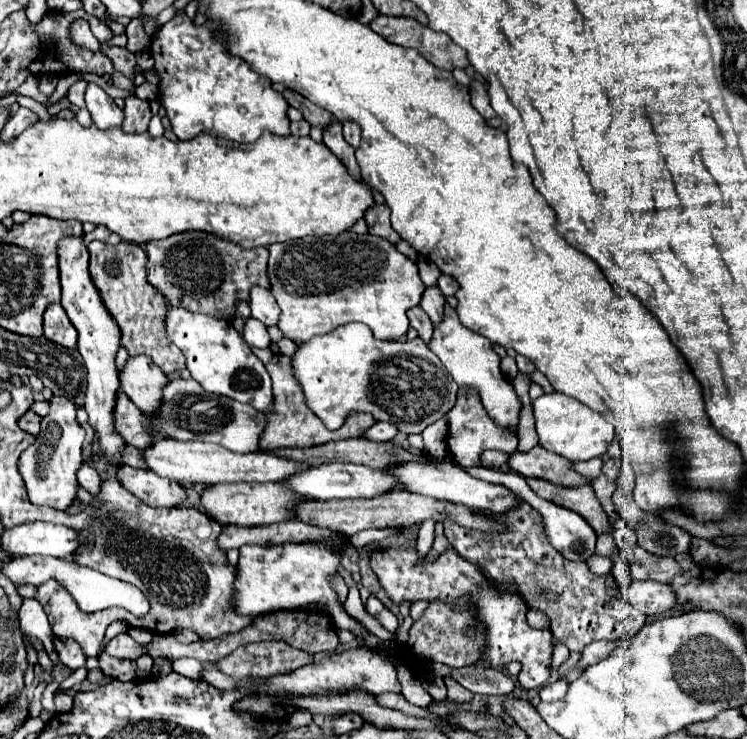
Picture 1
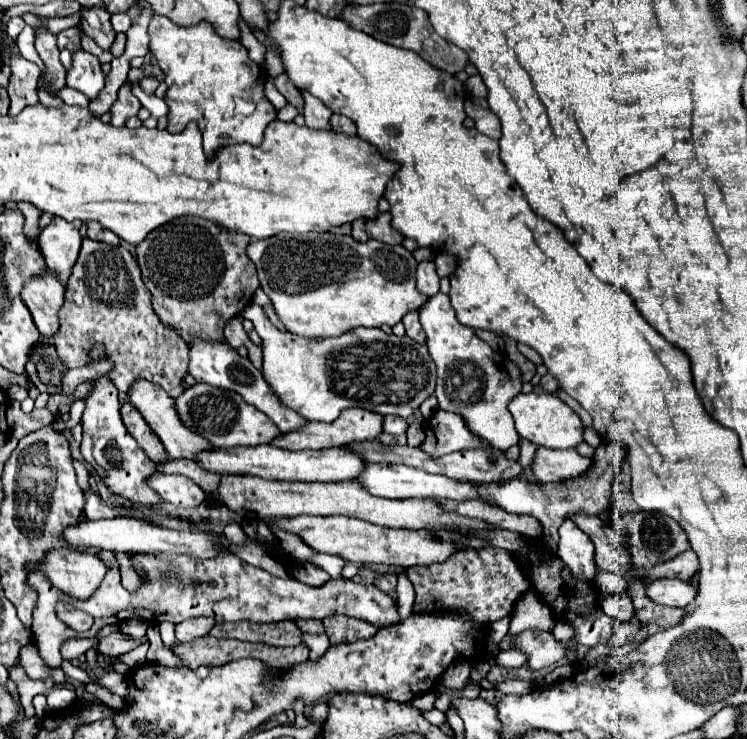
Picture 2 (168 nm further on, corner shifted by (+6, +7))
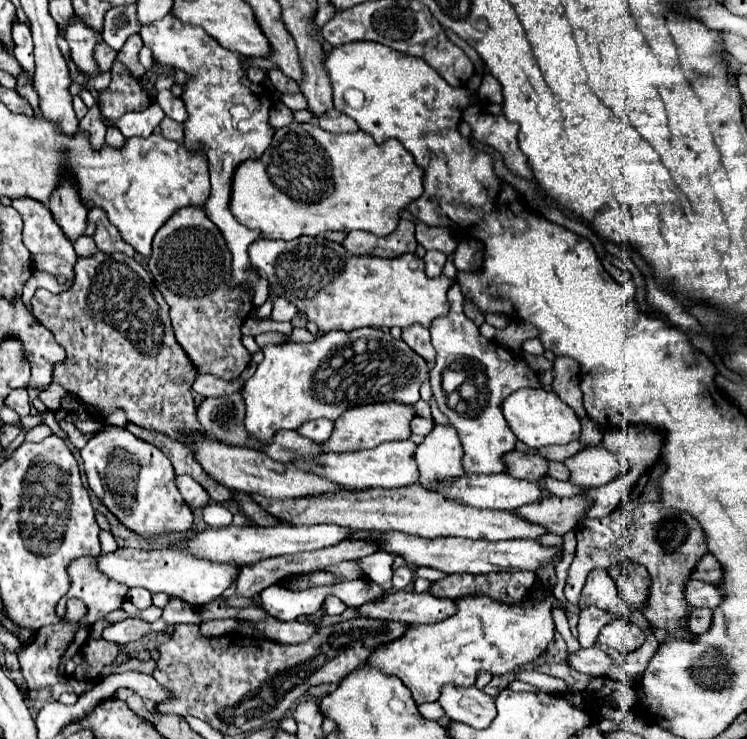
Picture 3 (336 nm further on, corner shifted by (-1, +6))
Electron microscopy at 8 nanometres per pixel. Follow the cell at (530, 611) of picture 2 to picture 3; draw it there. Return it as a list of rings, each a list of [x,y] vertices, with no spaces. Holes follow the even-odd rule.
[[[467,596],[455,600],[457,612],[435,624],[411,624],[407,632],[389,644],[377,646],[367,664],[379,668],[385,674],[397,676],[411,692],[417,704],[435,702],[441,688],[451,684],[457,688],[469,688],[475,684],[481,670],[491,674],[507,674],[535,662],[553,640],[555,622],[551,608],[557,600],[507,606],[487,596]]]

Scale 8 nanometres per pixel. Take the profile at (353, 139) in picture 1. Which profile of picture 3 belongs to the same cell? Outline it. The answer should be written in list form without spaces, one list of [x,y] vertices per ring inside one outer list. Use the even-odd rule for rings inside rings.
[[[331,110],[331,112],[325,112],[321,118],[319,118],[319,126],[327,132],[357,132],[359,126],[353,118],[345,116],[343,112],[337,112],[337,110]]]

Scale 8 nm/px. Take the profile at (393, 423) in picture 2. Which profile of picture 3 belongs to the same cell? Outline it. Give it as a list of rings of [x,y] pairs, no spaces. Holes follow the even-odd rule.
[[[415,416],[415,418],[411,420],[411,432],[413,432],[413,434],[423,434],[423,436],[427,436],[427,434],[431,432],[431,428],[433,428],[433,420],[425,420],[425,418],[419,418],[419,416]]]

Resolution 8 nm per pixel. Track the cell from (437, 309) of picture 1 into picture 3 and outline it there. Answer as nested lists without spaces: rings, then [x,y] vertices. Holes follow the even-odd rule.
[[[431,250],[425,254],[425,274],[429,278],[437,278],[441,272],[443,272],[443,266],[447,262],[447,256],[443,252],[437,252],[437,250]]]

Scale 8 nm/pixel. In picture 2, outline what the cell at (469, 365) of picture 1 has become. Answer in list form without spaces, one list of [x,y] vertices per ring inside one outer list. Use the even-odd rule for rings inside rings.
[[[438,293],[434,297],[428,299],[428,303],[420,309],[420,325],[426,331],[426,347],[430,351],[430,357],[436,363],[436,399],[438,399],[438,409],[444,411],[452,411],[452,413],[460,413],[460,417],[464,417],[466,427],[470,427],[470,431],[482,439],[484,443],[488,443],[494,449],[506,451],[508,447],[516,445],[520,441],[516,429],[514,429],[514,419],[508,411],[508,403],[520,393],[522,387],[521,373],[519,369],[504,354],[495,351],[484,343],[482,339],[478,339],[478,335],[474,333],[474,329],[464,327],[462,323],[458,323],[456,313],[452,311],[450,305],[450,297],[444,293]],[[468,361],[476,367],[482,369],[484,373],[484,391],[482,391],[482,399],[476,399],[474,403],[460,403],[456,399],[450,399],[444,387],[444,371],[450,371],[450,365]]]

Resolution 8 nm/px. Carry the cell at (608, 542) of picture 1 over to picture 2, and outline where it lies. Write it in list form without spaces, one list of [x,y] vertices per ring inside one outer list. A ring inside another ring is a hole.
[[[632,569],[626,573],[626,583],[628,583],[628,593],[632,595],[632,601],[638,620],[641,622],[640,633],[636,635],[636,641],[642,641],[658,631],[666,631],[668,627],[674,627],[680,623],[686,611],[665,605],[652,603],[648,597],[644,597],[644,587],[642,583],[636,583],[632,577]]]

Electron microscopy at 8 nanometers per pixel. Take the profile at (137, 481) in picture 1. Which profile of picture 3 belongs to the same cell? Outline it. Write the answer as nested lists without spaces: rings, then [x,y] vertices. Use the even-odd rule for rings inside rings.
[[[175,476],[175,486],[191,510],[203,508],[209,502],[209,494],[191,476]]]

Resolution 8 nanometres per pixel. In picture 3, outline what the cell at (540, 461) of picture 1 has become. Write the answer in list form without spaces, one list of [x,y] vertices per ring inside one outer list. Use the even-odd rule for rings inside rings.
[[[603,446],[583,448],[563,462],[571,474],[569,482],[575,486],[591,488],[613,480],[619,472],[625,472],[625,464]]]

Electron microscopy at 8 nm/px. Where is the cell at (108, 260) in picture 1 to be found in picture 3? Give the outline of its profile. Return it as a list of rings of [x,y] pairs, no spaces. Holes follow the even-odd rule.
[[[101,250],[91,256],[81,256],[75,264],[75,282],[69,290],[51,294],[45,288],[37,288],[31,304],[35,318],[55,336],[67,354],[63,362],[55,364],[53,382],[69,390],[81,404],[93,406],[103,414],[121,406],[129,422],[163,432],[175,440],[181,440],[179,432],[183,430],[203,432],[195,418],[195,402],[191,396],[191,386],[199,370],[179,346],[171,328],[169,306],[155,288],[151,274],[137,260],[123,252],[105,254]]]

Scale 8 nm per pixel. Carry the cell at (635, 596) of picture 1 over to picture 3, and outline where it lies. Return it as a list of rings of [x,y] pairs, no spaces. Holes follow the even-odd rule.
[[[689,580],[685,586],[685,600],[691,608],[715,608],[721,600],[717,586],[699,582],[699,580]]]

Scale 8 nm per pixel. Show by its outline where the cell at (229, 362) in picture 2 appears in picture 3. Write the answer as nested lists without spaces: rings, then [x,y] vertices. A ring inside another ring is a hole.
[[[311,420],[311,422],[305,422],[297,428],[297,434],[309,438],[309,440],[315,440],[315,442],[323,442],[327,440],[327,436],[331,436],[331,430],[333,430],[333,422],[331,420]]]

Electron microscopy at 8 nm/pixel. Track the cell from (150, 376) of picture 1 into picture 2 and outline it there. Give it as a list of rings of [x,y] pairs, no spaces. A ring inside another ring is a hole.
[[[138,379],[138,381],[132,385],[132,393],[130,393],[130,395],[132,395],[132,397],[130,397],[130,403],[142,413],[142,417],[146,419],[146,423],[148,423],[148,425],[152,427],[152,431],[160,437],[160,441],[164,443],[164,447],[166,447],[166,451],[168,451],[170,457],[196,461],[196,455],[198,455],[200,451],[208,451],[208,447],[214,447],[212,443],[208,443],[208,439],[204,439],[204,437],[200,437],[200,435],[196,435],[196,433],[192,433],[192,431],[188,431],[188,429],[184,427],[184,423],[180,421],[180,417],[178,417],[178,413],[176,413],[174,401],[172,401],[168,395],[164,395],[164,391],[162,391],[158,385],[148,383],[148,381],[144,381],[144,379]]]

